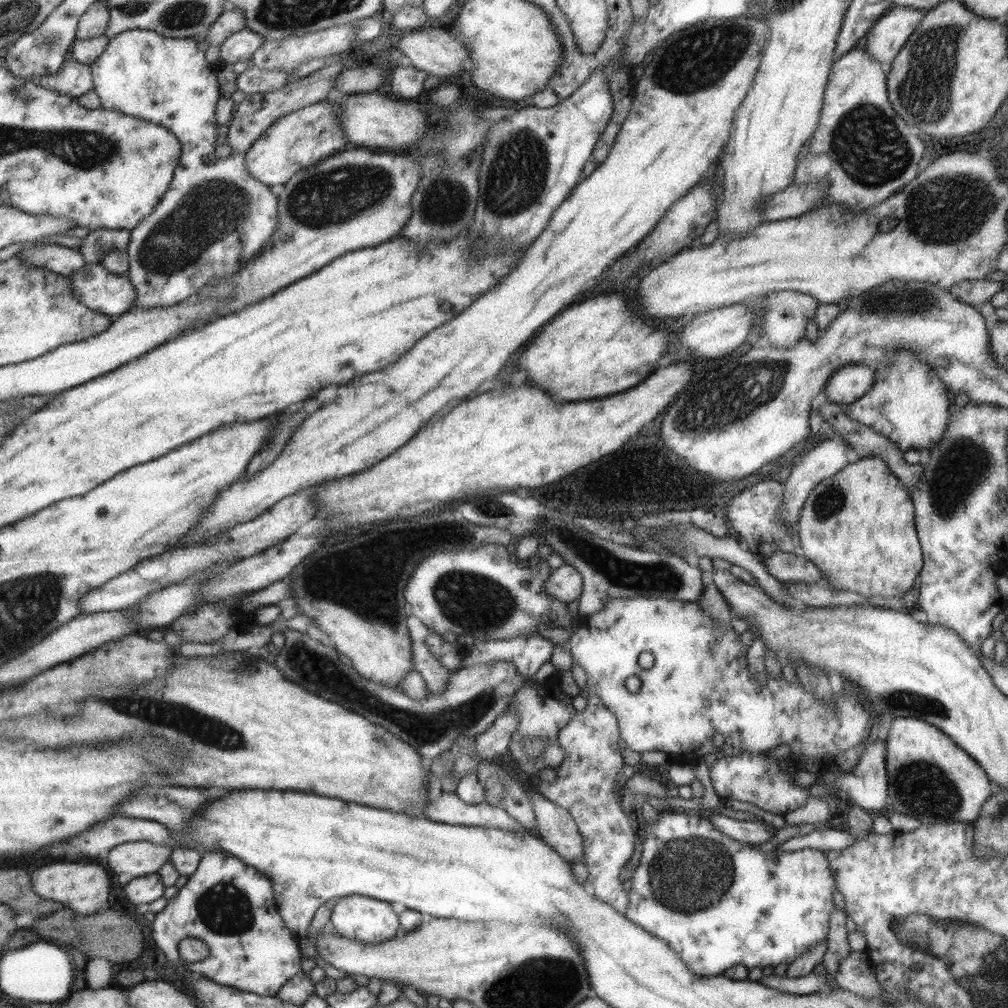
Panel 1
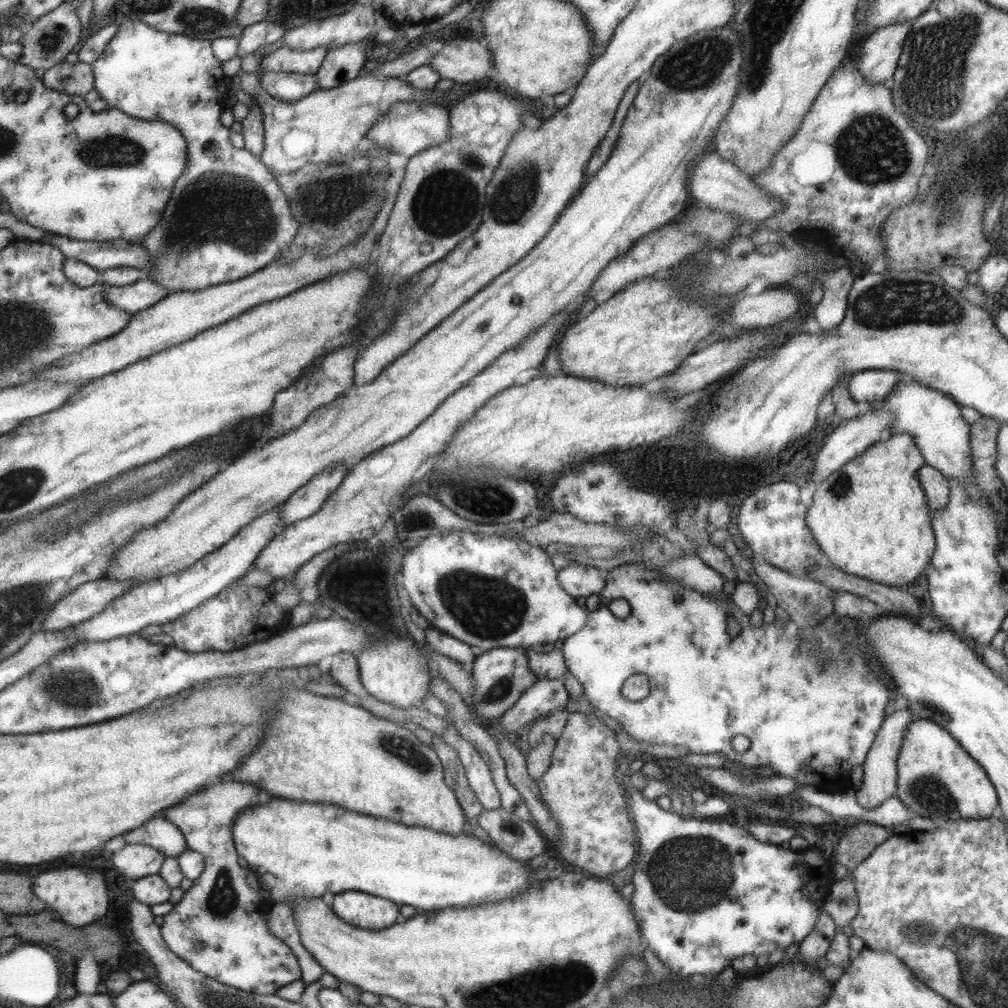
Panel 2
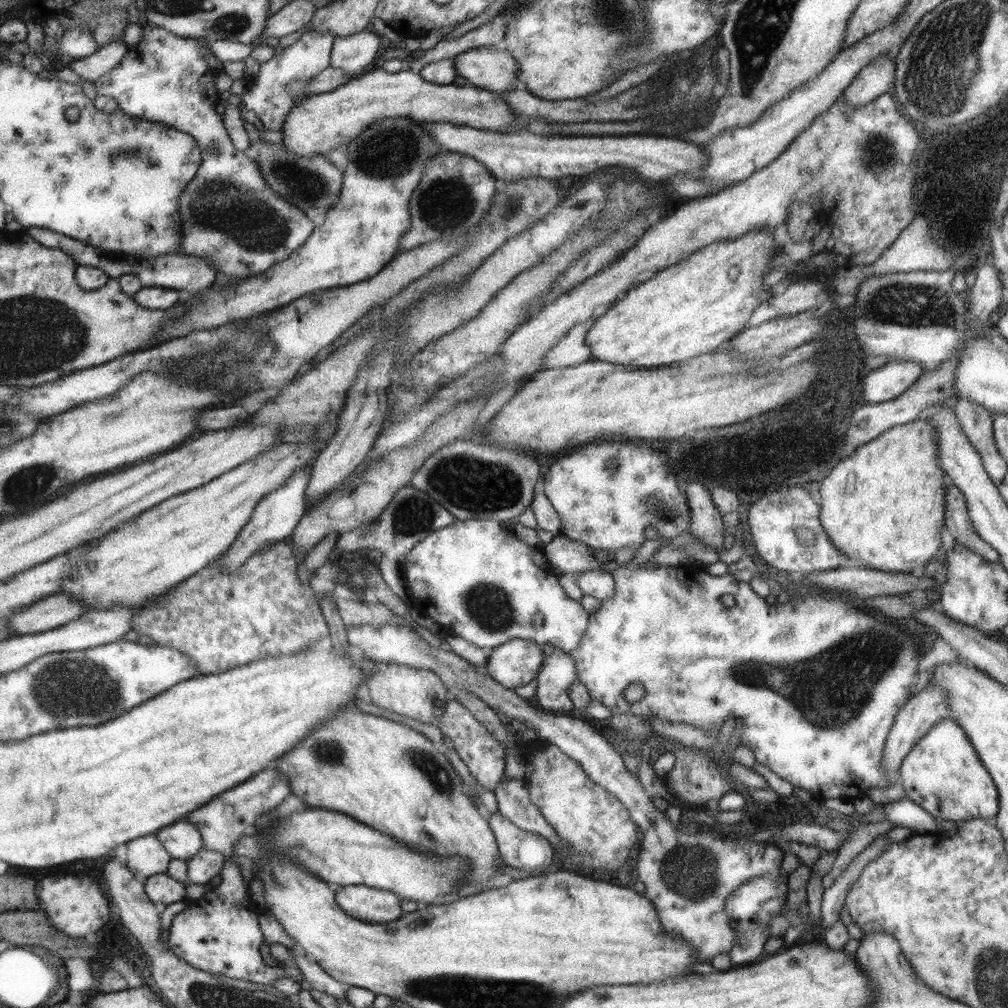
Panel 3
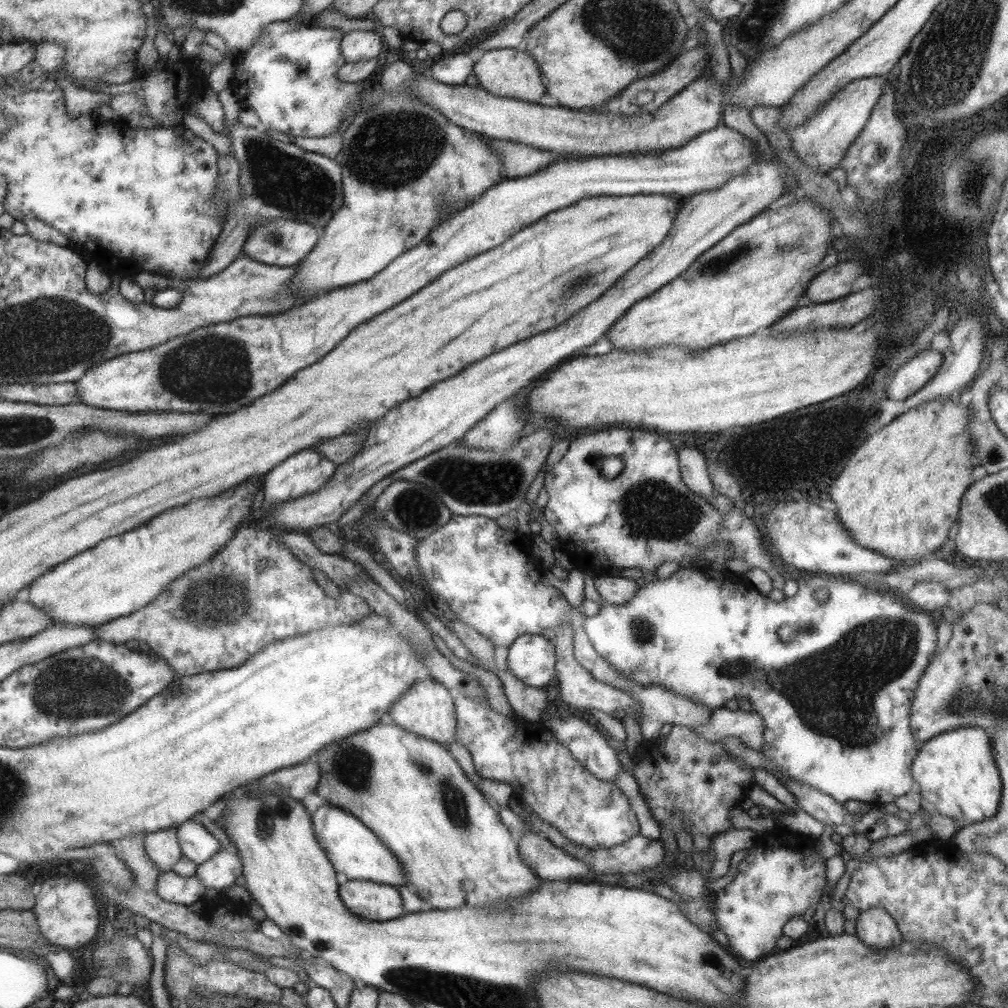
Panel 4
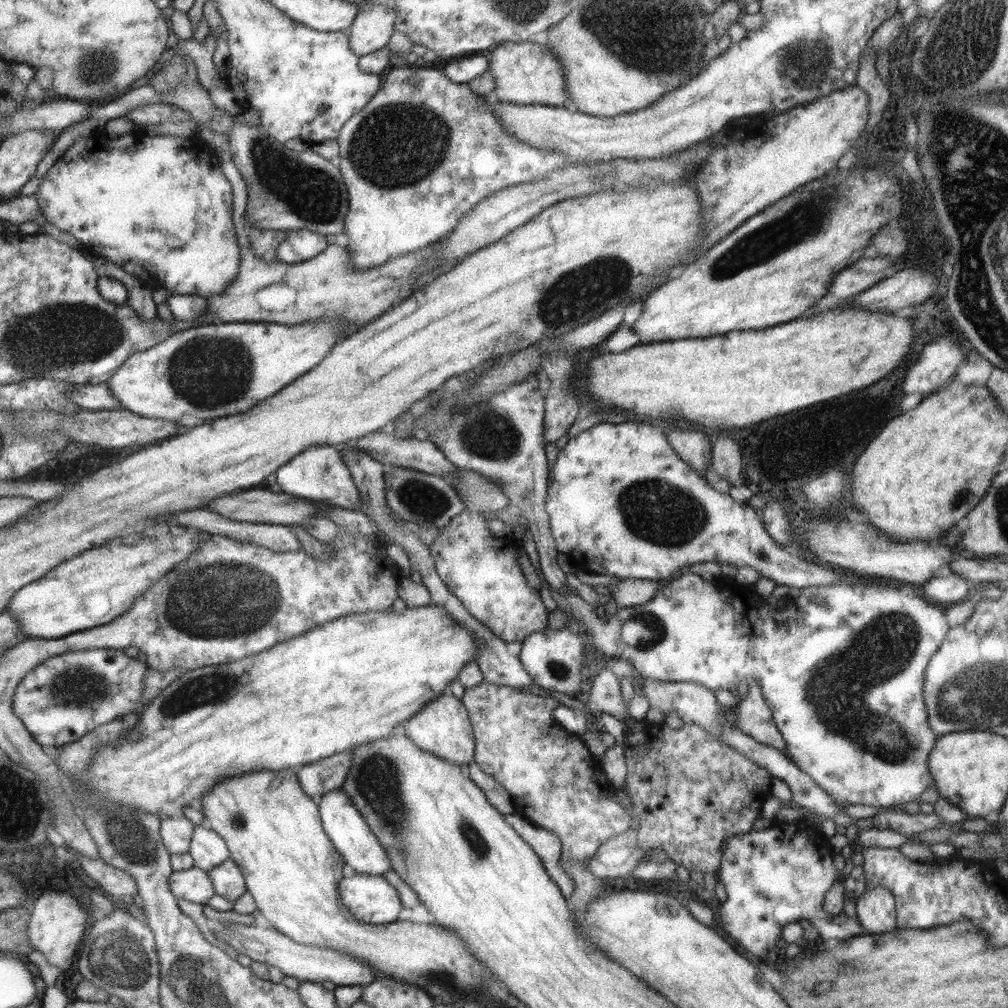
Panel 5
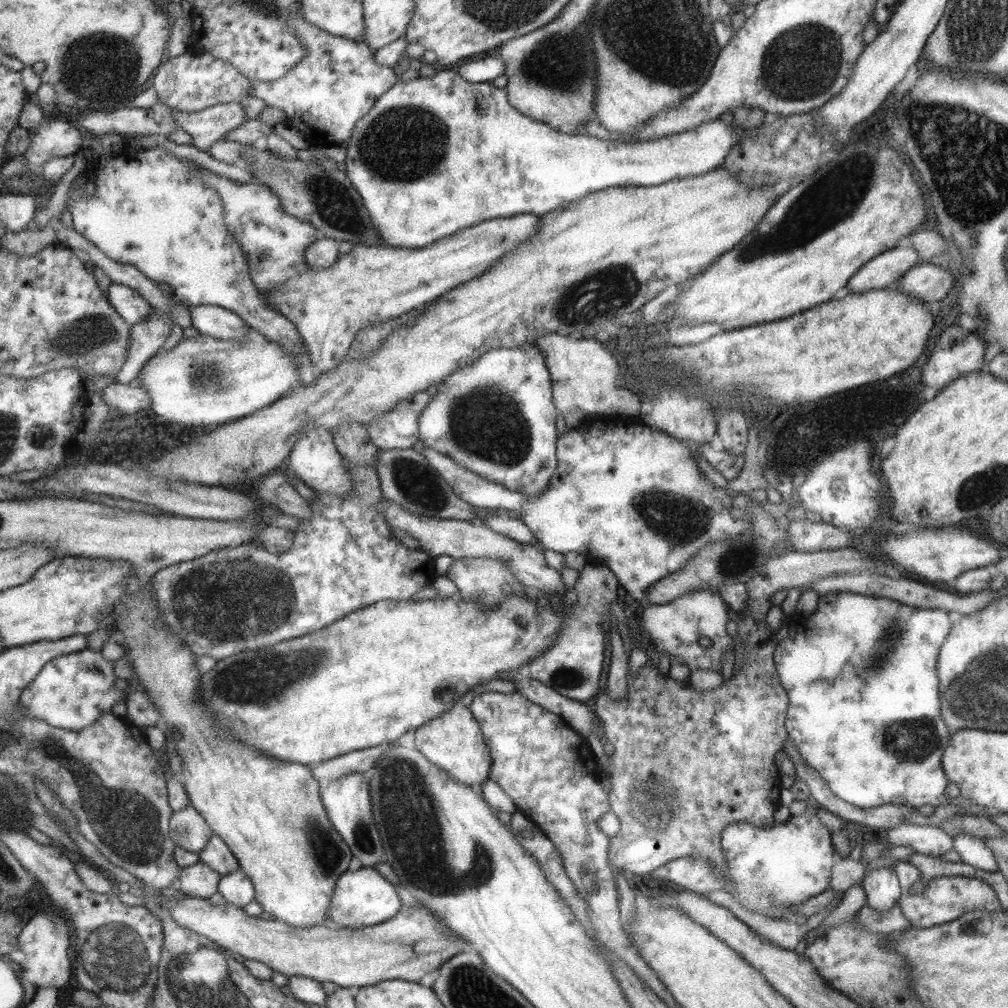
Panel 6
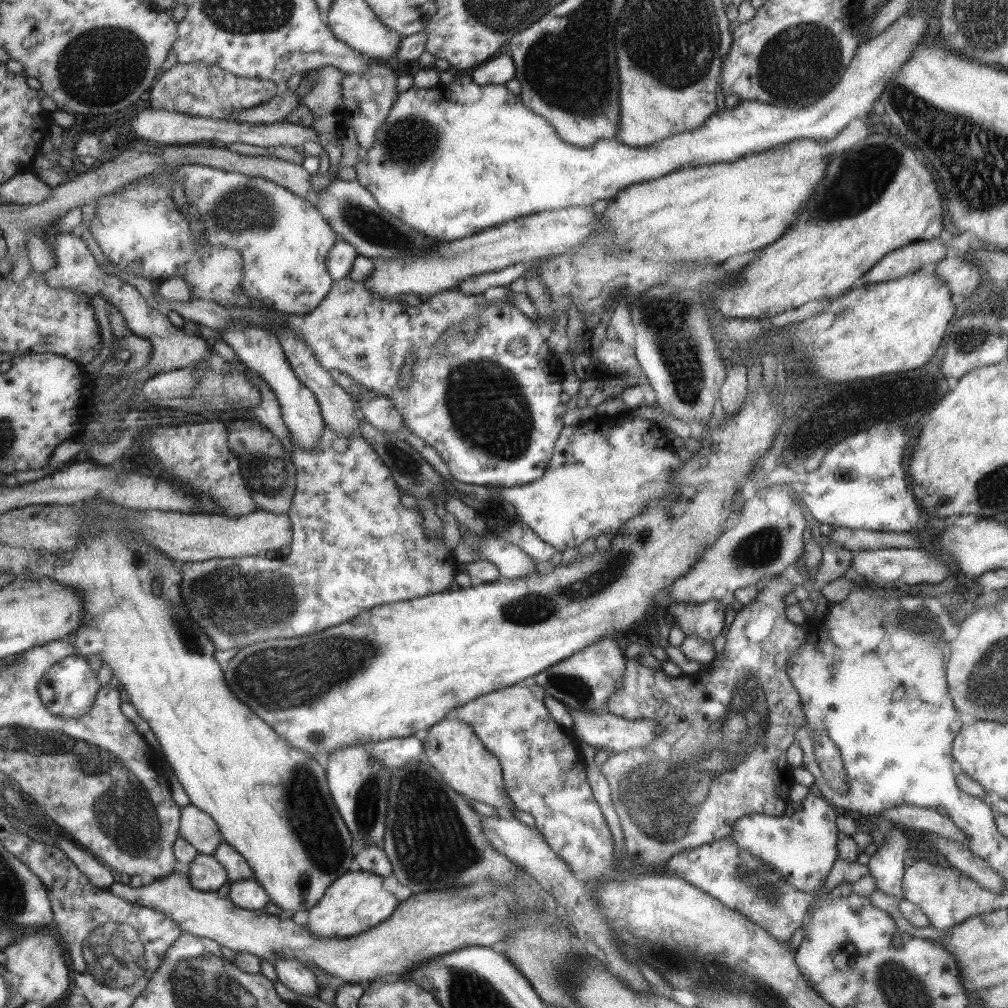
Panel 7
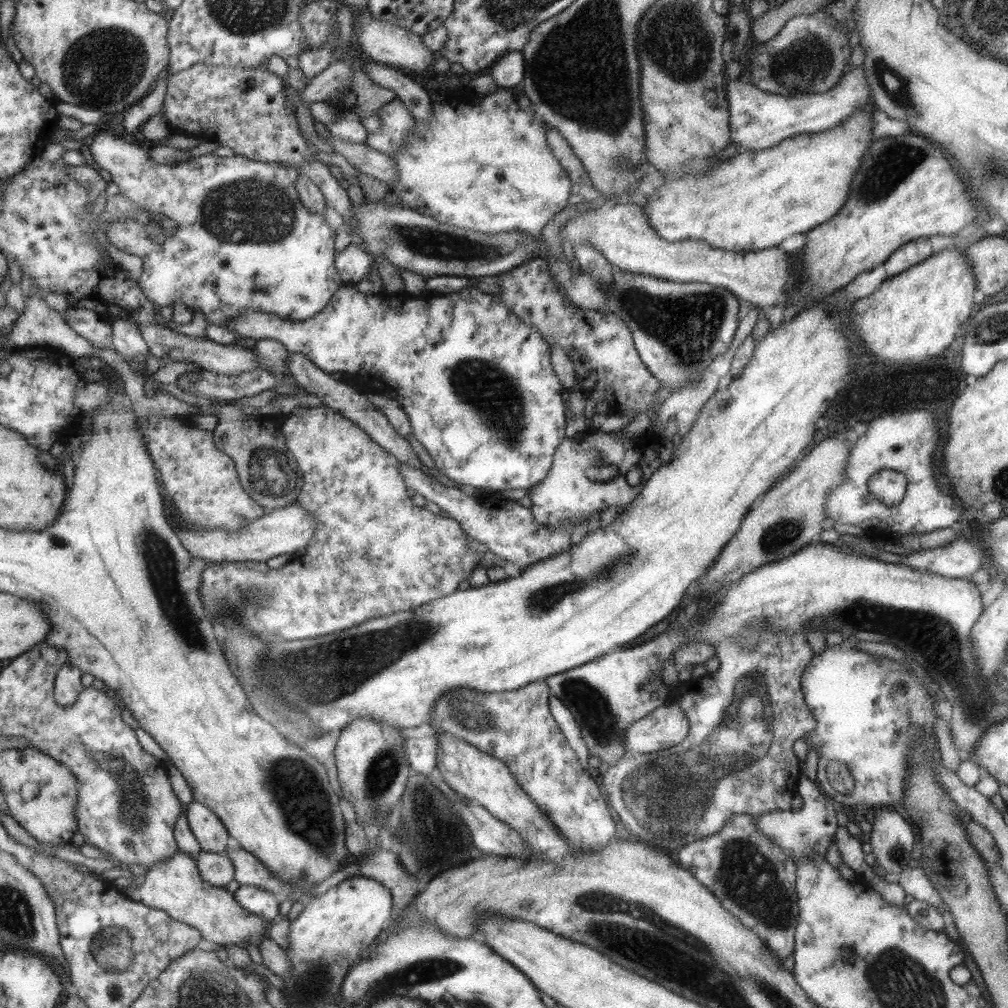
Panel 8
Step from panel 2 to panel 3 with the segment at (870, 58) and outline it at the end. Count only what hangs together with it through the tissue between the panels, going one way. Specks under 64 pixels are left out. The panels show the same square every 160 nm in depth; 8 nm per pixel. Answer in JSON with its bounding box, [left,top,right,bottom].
[841,55,894,106]

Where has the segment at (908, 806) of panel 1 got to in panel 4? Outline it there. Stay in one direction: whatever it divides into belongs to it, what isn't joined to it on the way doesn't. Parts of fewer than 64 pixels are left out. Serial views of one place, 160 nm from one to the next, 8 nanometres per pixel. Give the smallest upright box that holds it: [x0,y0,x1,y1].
[909,726,1001,826]

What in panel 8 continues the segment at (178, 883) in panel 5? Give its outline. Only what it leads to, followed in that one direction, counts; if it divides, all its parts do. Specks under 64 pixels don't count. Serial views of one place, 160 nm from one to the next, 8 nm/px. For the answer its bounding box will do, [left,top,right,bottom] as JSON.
[194,850,233,888]

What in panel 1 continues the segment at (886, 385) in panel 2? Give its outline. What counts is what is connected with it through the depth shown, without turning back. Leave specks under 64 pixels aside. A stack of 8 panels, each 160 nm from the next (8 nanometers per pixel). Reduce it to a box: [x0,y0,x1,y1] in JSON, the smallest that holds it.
[822,363,875,406]

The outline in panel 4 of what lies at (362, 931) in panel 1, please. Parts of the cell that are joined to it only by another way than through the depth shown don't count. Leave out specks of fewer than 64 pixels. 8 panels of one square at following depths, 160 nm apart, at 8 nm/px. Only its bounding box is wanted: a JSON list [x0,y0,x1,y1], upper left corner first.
[338,880,405,921]

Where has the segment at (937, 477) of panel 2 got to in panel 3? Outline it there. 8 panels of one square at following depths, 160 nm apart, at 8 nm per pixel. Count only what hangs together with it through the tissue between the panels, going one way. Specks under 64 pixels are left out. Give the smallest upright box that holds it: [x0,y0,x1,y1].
[943,484,999,562]

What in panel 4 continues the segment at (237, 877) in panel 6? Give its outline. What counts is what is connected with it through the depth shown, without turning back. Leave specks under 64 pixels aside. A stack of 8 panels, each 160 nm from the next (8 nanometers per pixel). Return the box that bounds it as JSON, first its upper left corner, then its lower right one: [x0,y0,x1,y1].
[194,849,242,892]

